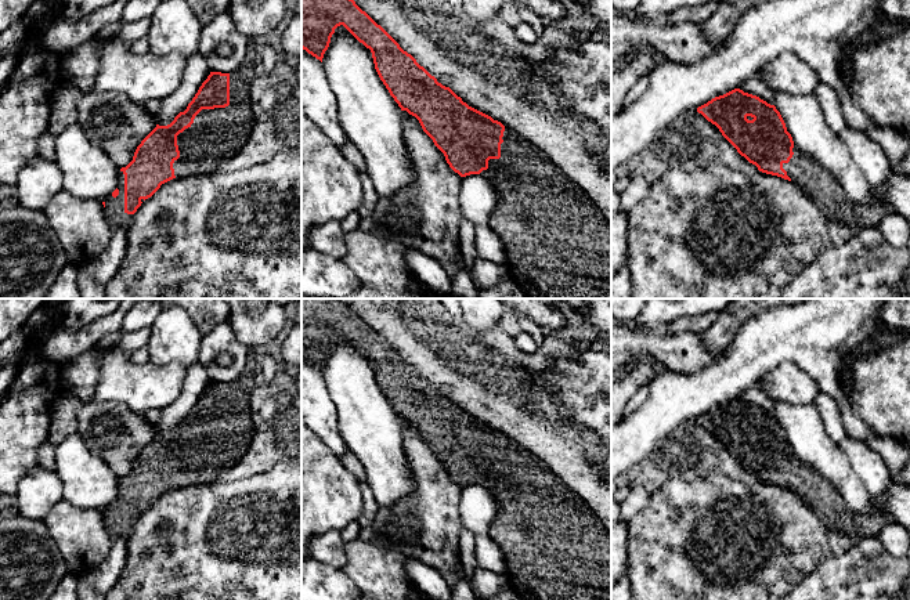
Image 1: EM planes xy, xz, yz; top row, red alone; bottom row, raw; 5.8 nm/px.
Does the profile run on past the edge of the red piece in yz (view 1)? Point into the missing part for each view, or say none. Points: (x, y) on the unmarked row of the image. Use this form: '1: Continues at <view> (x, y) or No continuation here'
1: Continues at yz (813, 490)

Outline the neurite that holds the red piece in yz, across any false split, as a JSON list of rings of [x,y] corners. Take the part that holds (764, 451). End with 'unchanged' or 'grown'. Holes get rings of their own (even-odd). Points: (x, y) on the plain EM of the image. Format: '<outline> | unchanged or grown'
[[[734,398],[697,418],[759,481],[795,492],[828,528],[852,539],[877,536],[885,518],[856,514],[821,474],[794,453],[774,415]]] | grown

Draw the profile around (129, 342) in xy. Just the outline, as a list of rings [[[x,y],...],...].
[[[122,330],[119,339],[112,343],[112,346],[122,348],[126,354],[131,355],[138,348],[148,346],[149,335],[145,333],[133,333]]]

